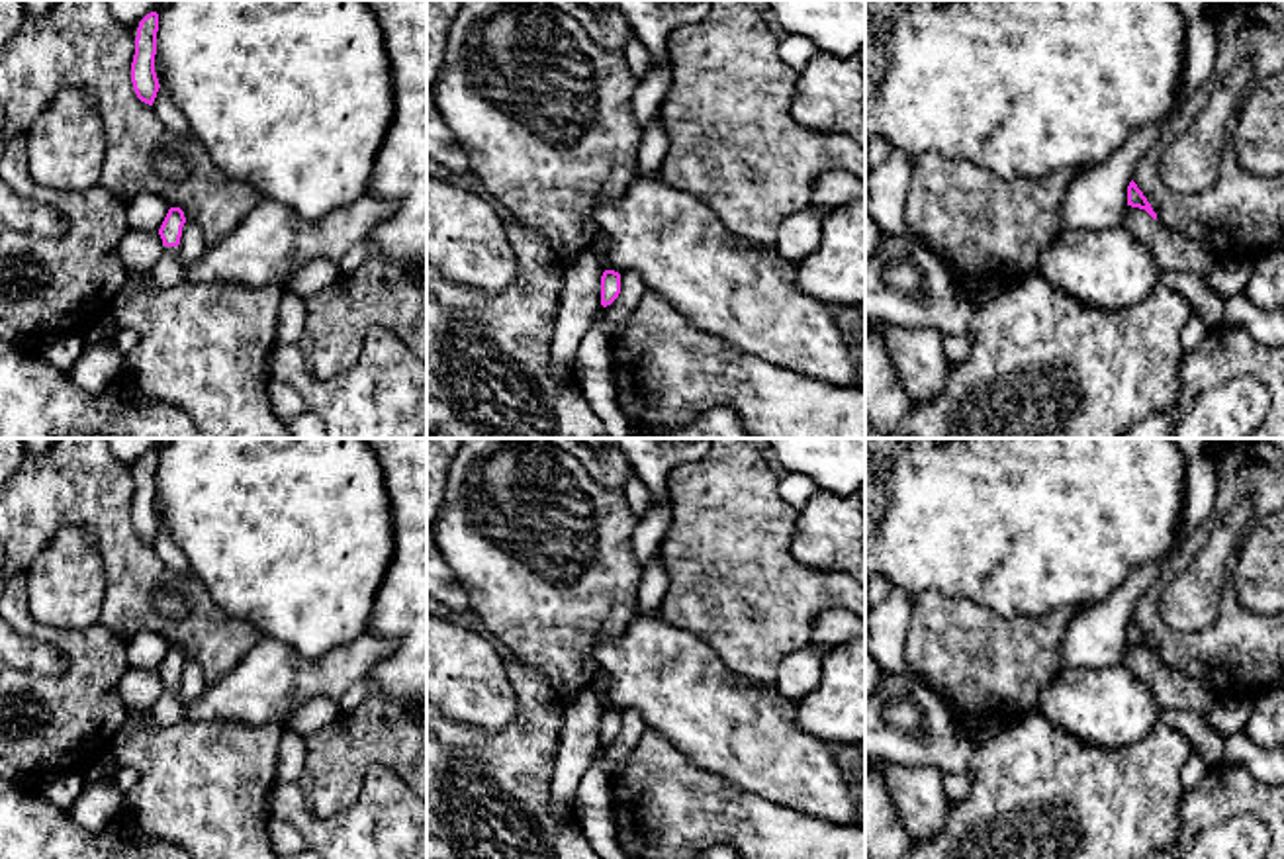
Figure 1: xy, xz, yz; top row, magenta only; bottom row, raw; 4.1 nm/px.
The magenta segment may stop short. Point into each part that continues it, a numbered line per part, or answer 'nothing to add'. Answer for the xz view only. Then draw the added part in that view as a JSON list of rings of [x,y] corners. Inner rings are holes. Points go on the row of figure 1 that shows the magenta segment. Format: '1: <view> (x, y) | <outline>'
nothing to add

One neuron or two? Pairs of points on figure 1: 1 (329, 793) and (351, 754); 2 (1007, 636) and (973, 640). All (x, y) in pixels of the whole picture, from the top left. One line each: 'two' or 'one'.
1: one
2: one

